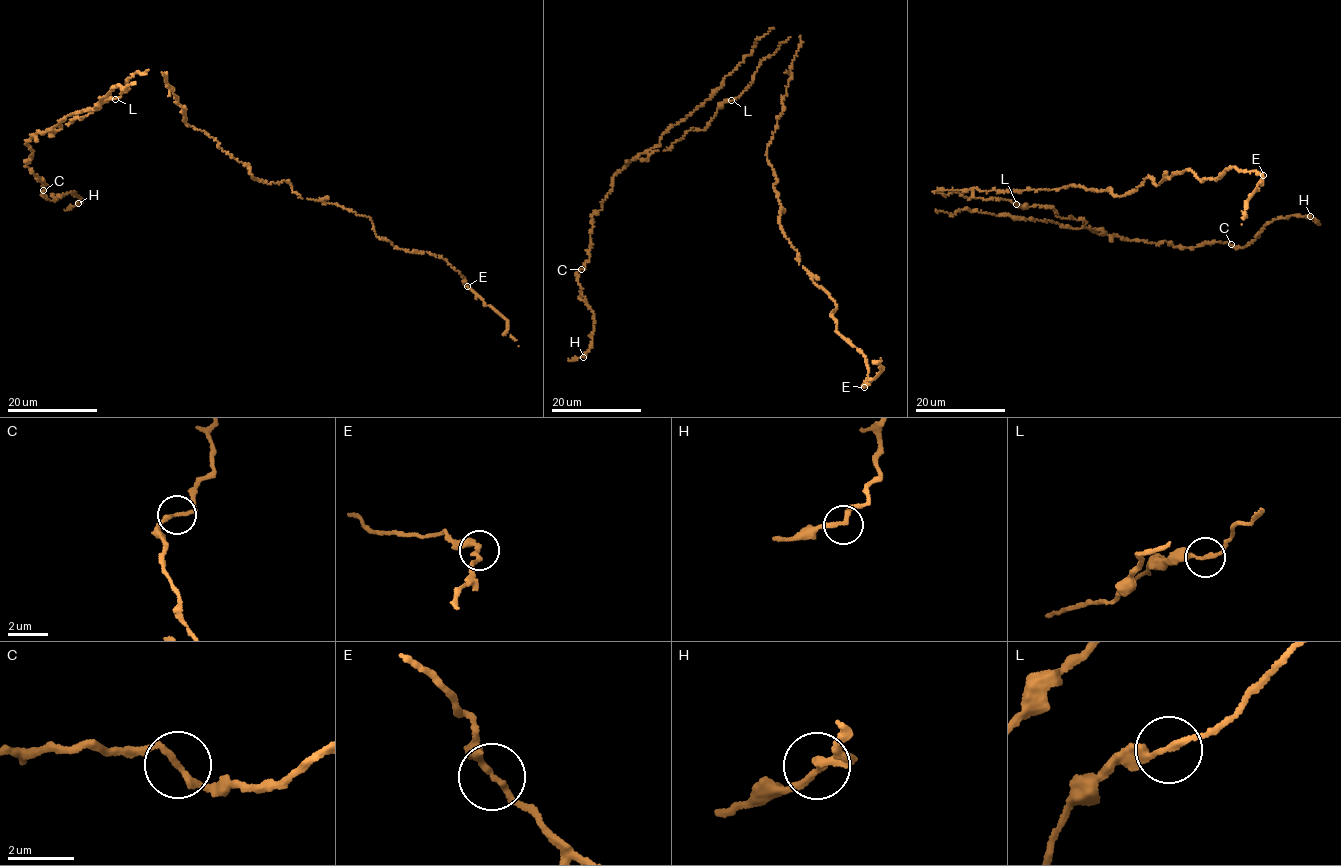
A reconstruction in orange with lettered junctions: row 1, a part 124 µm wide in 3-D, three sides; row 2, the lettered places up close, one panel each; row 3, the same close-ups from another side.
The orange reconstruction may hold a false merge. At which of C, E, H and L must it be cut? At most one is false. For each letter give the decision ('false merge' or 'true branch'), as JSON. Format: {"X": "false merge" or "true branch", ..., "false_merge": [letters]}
{"C": "true branch", "E": "true branch", "H": "true branch", "L": "true branch", "false_merge": []}

